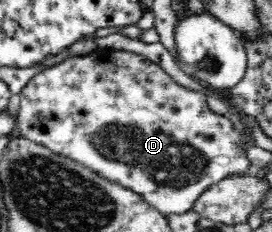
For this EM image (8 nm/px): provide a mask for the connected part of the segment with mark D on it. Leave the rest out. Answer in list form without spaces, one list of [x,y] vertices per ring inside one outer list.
[[[97,49],[91,54],[67,59],[47,71],[41,72],[33,77],[19,94],[20,104],[17,120],[23,137],[36,141],[55,153],[71,158],[83,166],[89,167],[90,170],[95,170],[96,174],[135,191],[135,194],[138,194],[149,206],[158,209],[165,216],[193,210],[195,201],[204,191],[207,191],[207,188],[213,186],[214,183],[226,178],[227,175],[254,171],[250,167],[246,153],[241,150],[239,132],[233,128],[229,119],[209,110],[206,97],[202,92],[192,91],[177,84],[159,65],[150,62],[141,55],[127,53],[127,51]]]

